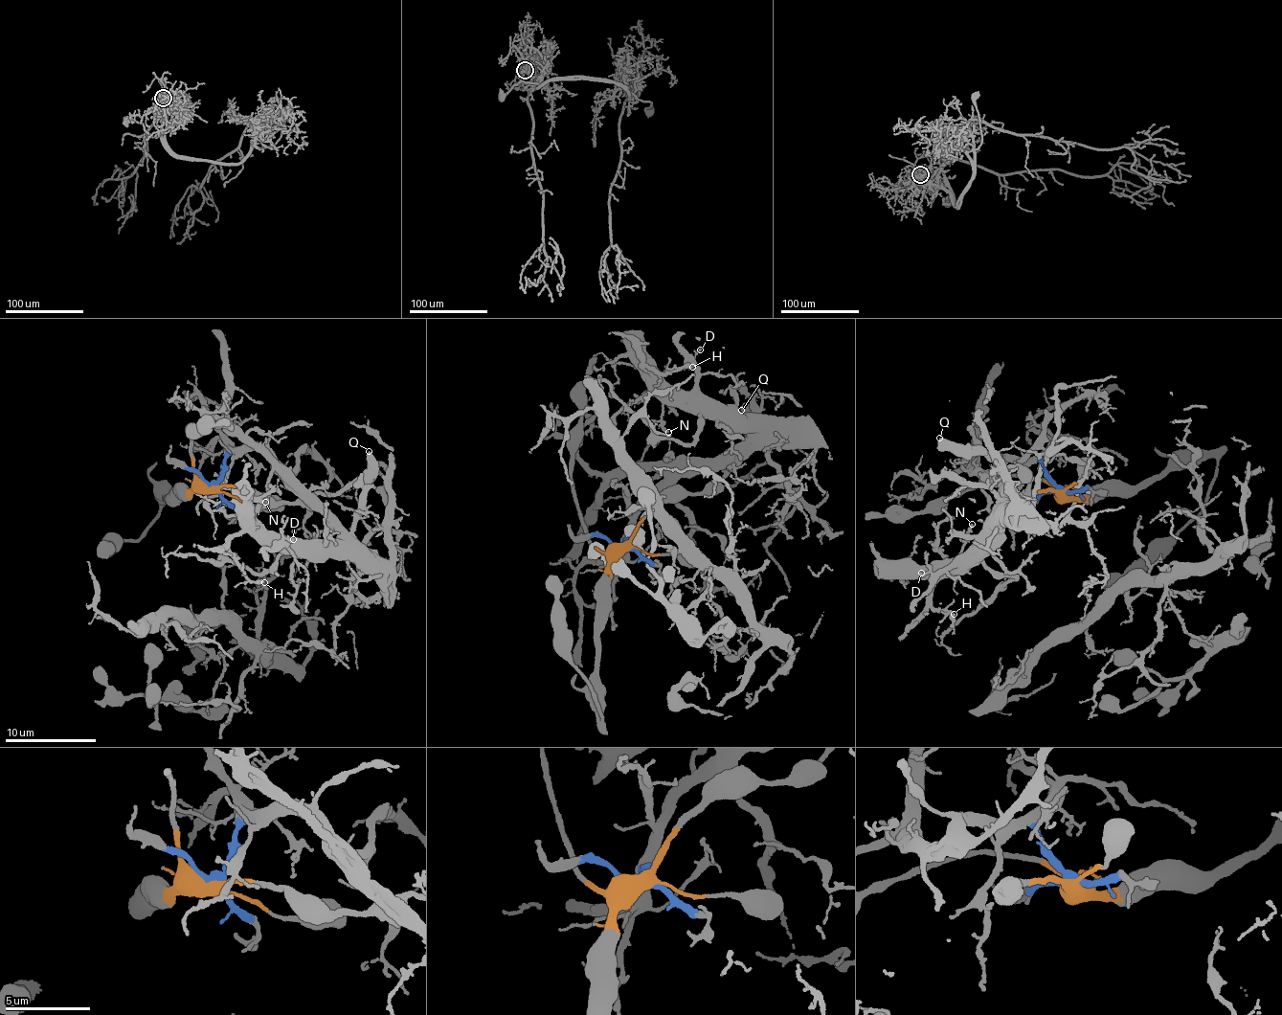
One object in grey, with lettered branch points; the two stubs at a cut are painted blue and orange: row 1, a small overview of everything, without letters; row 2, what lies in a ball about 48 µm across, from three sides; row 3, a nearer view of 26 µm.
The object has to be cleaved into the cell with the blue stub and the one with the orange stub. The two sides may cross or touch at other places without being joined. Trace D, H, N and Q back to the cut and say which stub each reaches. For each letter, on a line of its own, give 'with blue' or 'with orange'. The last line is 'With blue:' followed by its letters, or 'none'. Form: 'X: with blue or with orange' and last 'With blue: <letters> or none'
D: with blue
H: with blue
N: with blue
Q: with orange
With blue: D, H, N

